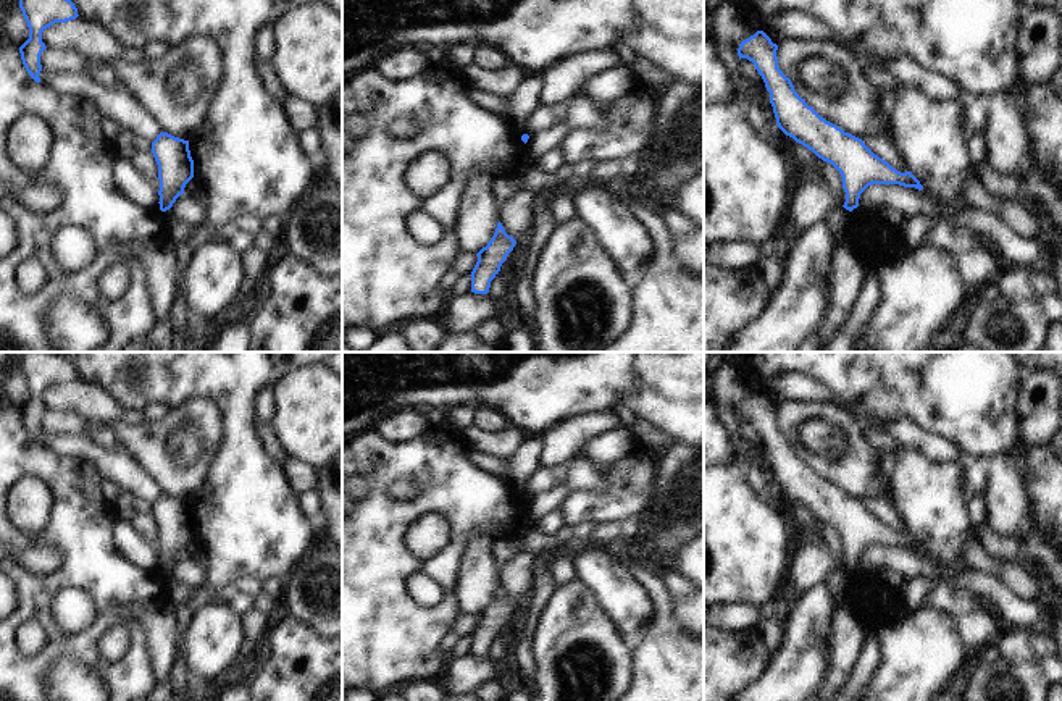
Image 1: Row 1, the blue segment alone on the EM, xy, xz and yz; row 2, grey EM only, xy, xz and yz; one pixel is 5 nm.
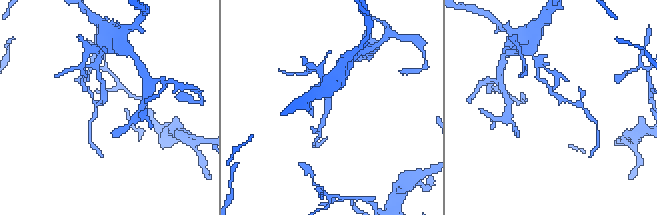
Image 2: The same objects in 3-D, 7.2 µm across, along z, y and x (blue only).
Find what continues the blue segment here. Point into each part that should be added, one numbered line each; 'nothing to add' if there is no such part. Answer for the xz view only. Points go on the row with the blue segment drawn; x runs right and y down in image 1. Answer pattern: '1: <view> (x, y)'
nothing to add

